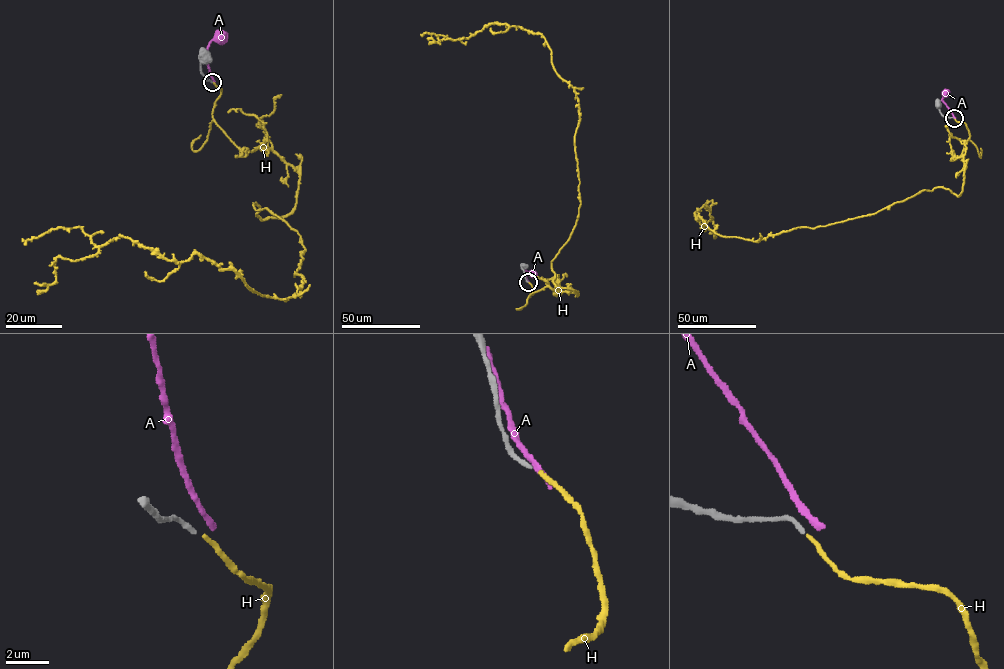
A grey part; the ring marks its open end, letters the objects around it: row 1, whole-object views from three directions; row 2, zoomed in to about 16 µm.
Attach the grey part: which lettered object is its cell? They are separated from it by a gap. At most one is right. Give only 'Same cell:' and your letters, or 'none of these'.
Same cell: H

